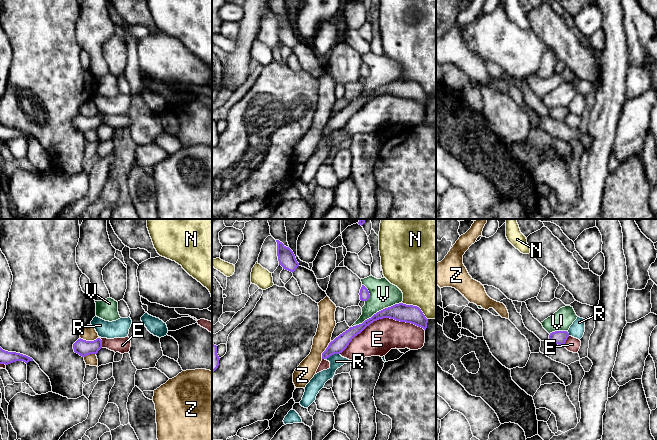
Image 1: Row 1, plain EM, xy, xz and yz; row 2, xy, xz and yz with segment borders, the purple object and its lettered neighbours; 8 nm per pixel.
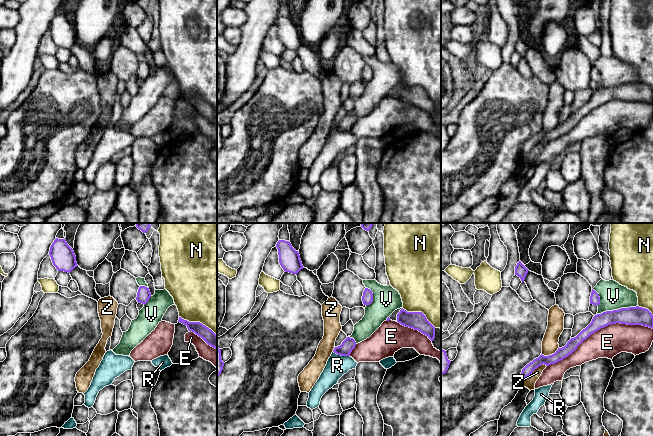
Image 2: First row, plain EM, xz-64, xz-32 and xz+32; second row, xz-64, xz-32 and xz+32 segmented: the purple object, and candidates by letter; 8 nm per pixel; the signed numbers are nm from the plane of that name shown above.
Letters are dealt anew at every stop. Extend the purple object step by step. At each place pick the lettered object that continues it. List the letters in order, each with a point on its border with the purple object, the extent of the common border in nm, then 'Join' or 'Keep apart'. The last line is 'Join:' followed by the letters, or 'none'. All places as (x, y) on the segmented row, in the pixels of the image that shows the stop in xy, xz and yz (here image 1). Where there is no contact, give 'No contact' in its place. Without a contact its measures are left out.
E: Touches purple at xz (380, 318). Shared border 700 nm. Keep apart
N: Touches purple at xz (416, 306). Shared border 240 nm. Keep apart
R: Touches purple at xz (332, 354). Shared border 130 nm. Keep apart
V: Touches purple at xz (377, 312). Shared border 460 nm. Keep apart
Z: Touches purple at xy (89, 341). Shared border 140 nm. Keep apart
Join: none

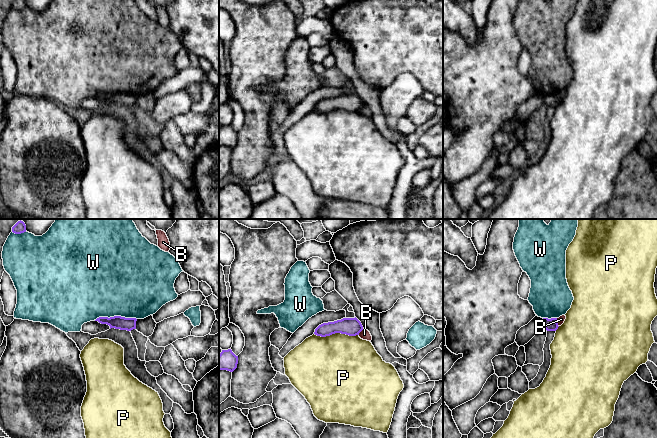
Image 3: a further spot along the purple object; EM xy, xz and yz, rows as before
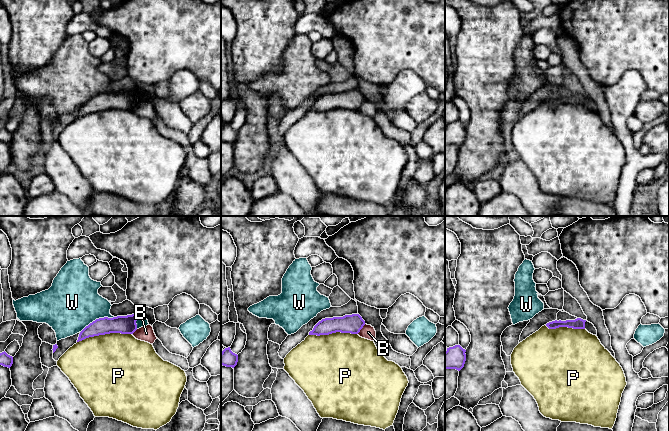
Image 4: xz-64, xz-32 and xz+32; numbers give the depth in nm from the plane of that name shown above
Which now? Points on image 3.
B: Touches purple at yz (556, 322). Shared border 70 nm. Keep apart
P: Touches purple at xz (336, 332). Shared border 360 nm. Keep apart
W: Touches purple at xy (115, 316). Shared border 340 nm. Keep apart
Join: none

